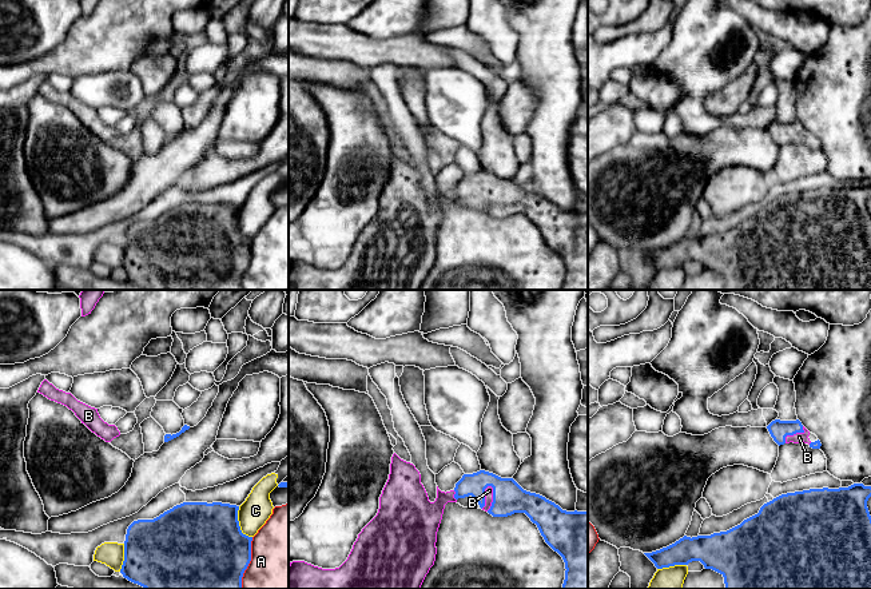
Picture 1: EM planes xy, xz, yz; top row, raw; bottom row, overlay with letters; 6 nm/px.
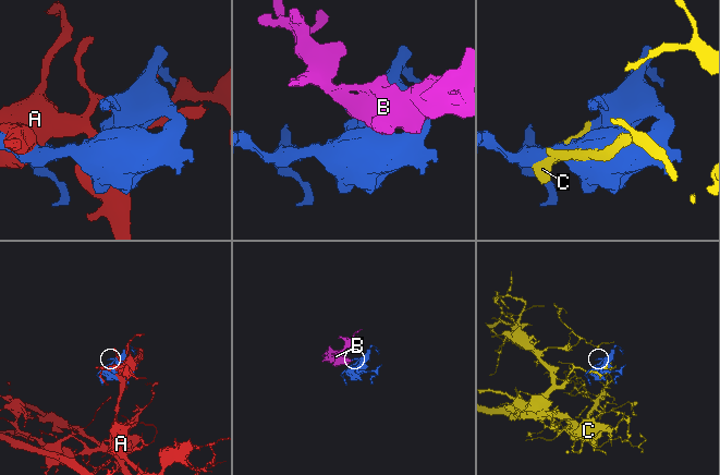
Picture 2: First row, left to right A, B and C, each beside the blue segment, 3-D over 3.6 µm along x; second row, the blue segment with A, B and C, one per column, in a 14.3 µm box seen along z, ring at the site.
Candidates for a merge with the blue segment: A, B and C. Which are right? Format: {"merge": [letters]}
{"merge": ["B"]}

